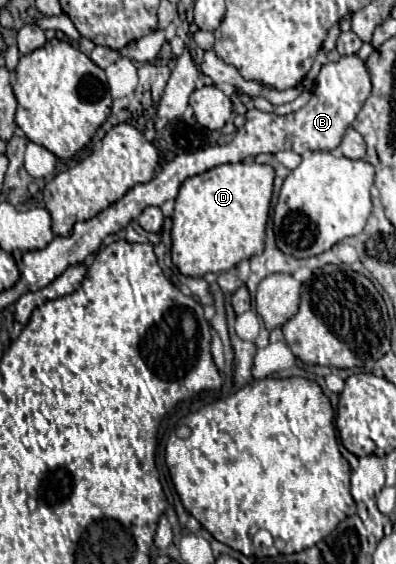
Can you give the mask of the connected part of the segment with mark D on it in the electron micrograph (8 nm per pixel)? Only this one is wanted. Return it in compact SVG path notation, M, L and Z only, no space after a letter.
M241 161L241 163L225 163L219 167L213 167L197 177L191 177L181 185L177 203L175 203L175 213L173 213L171 257L183 275L203 277L205 273L229 271L239 261L263 253L265 227L267 227L271 195L273 195L273 179L275 179L275 171L271 165Z

